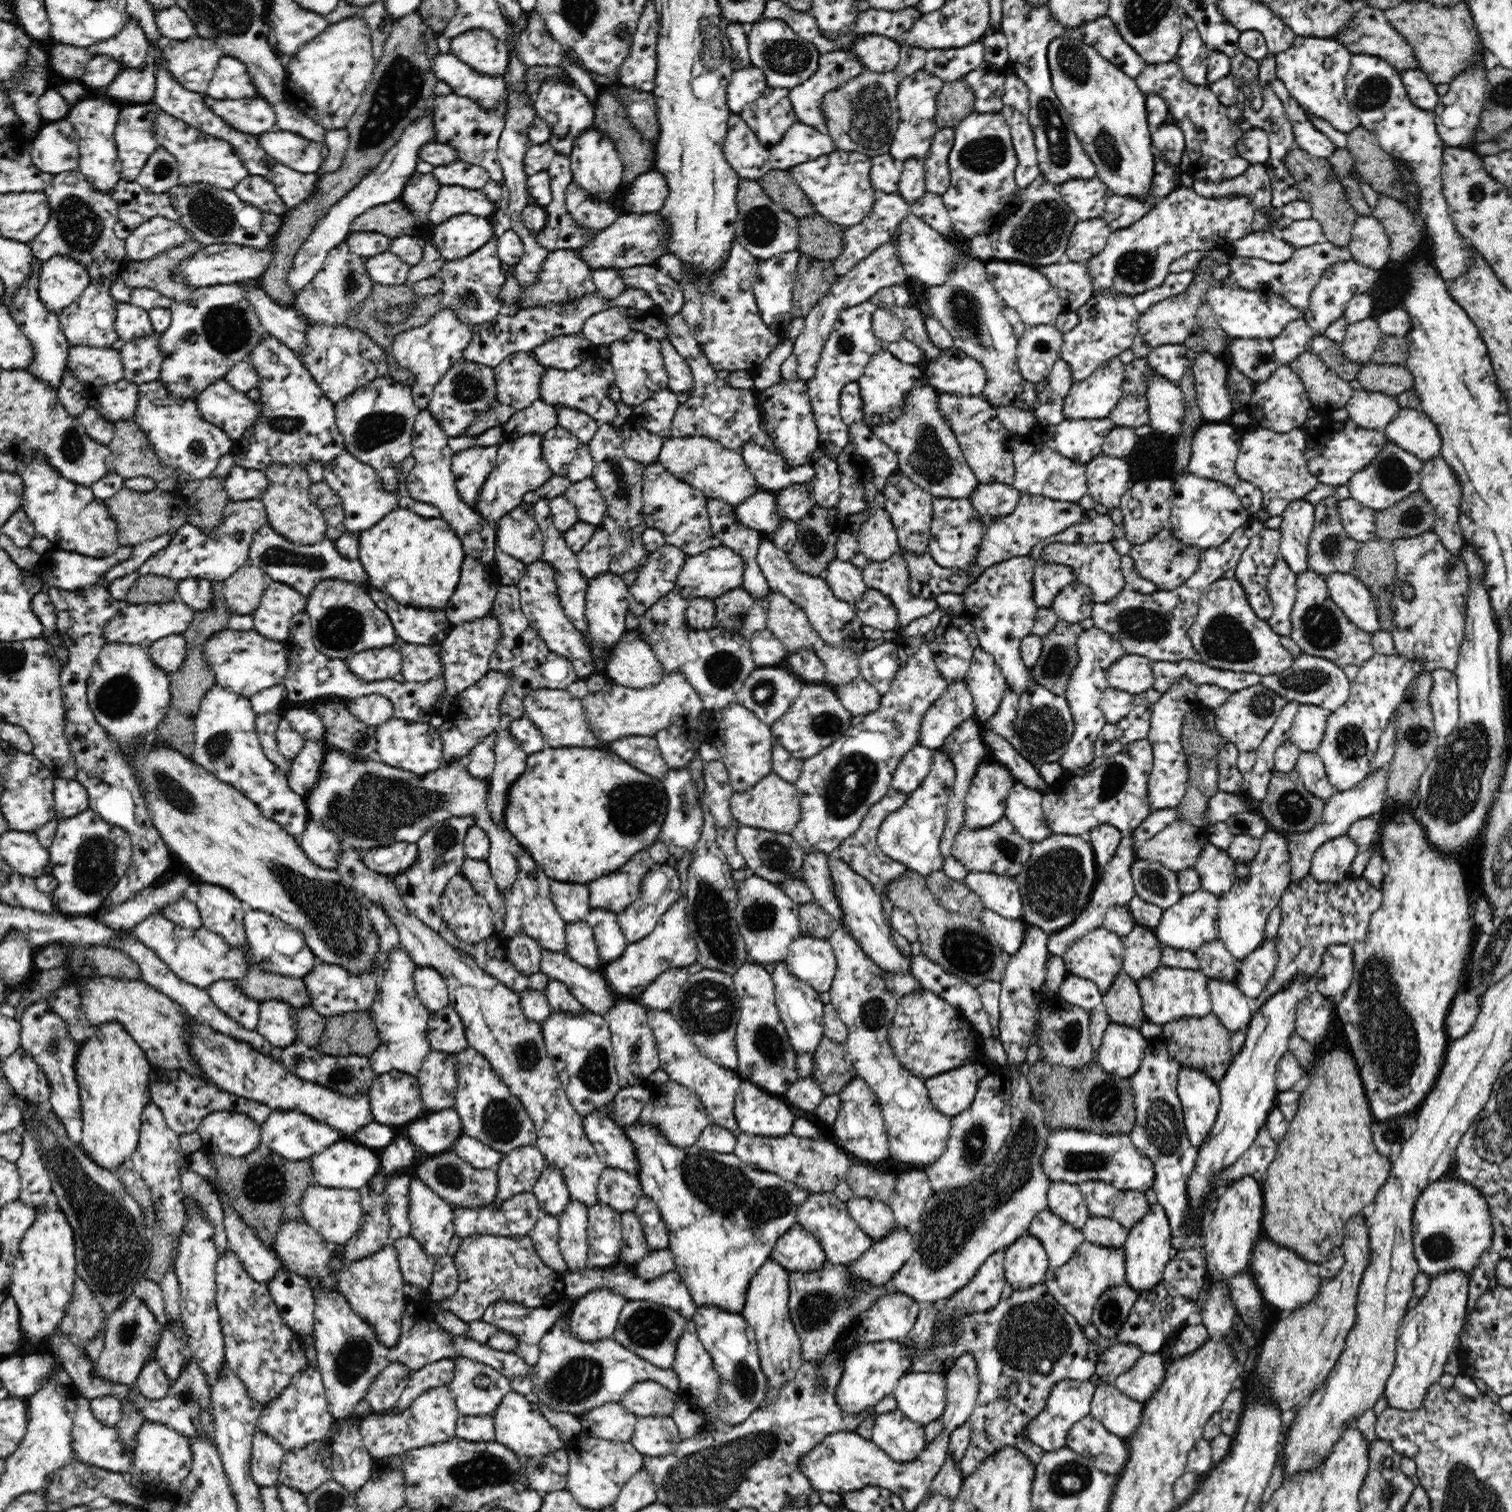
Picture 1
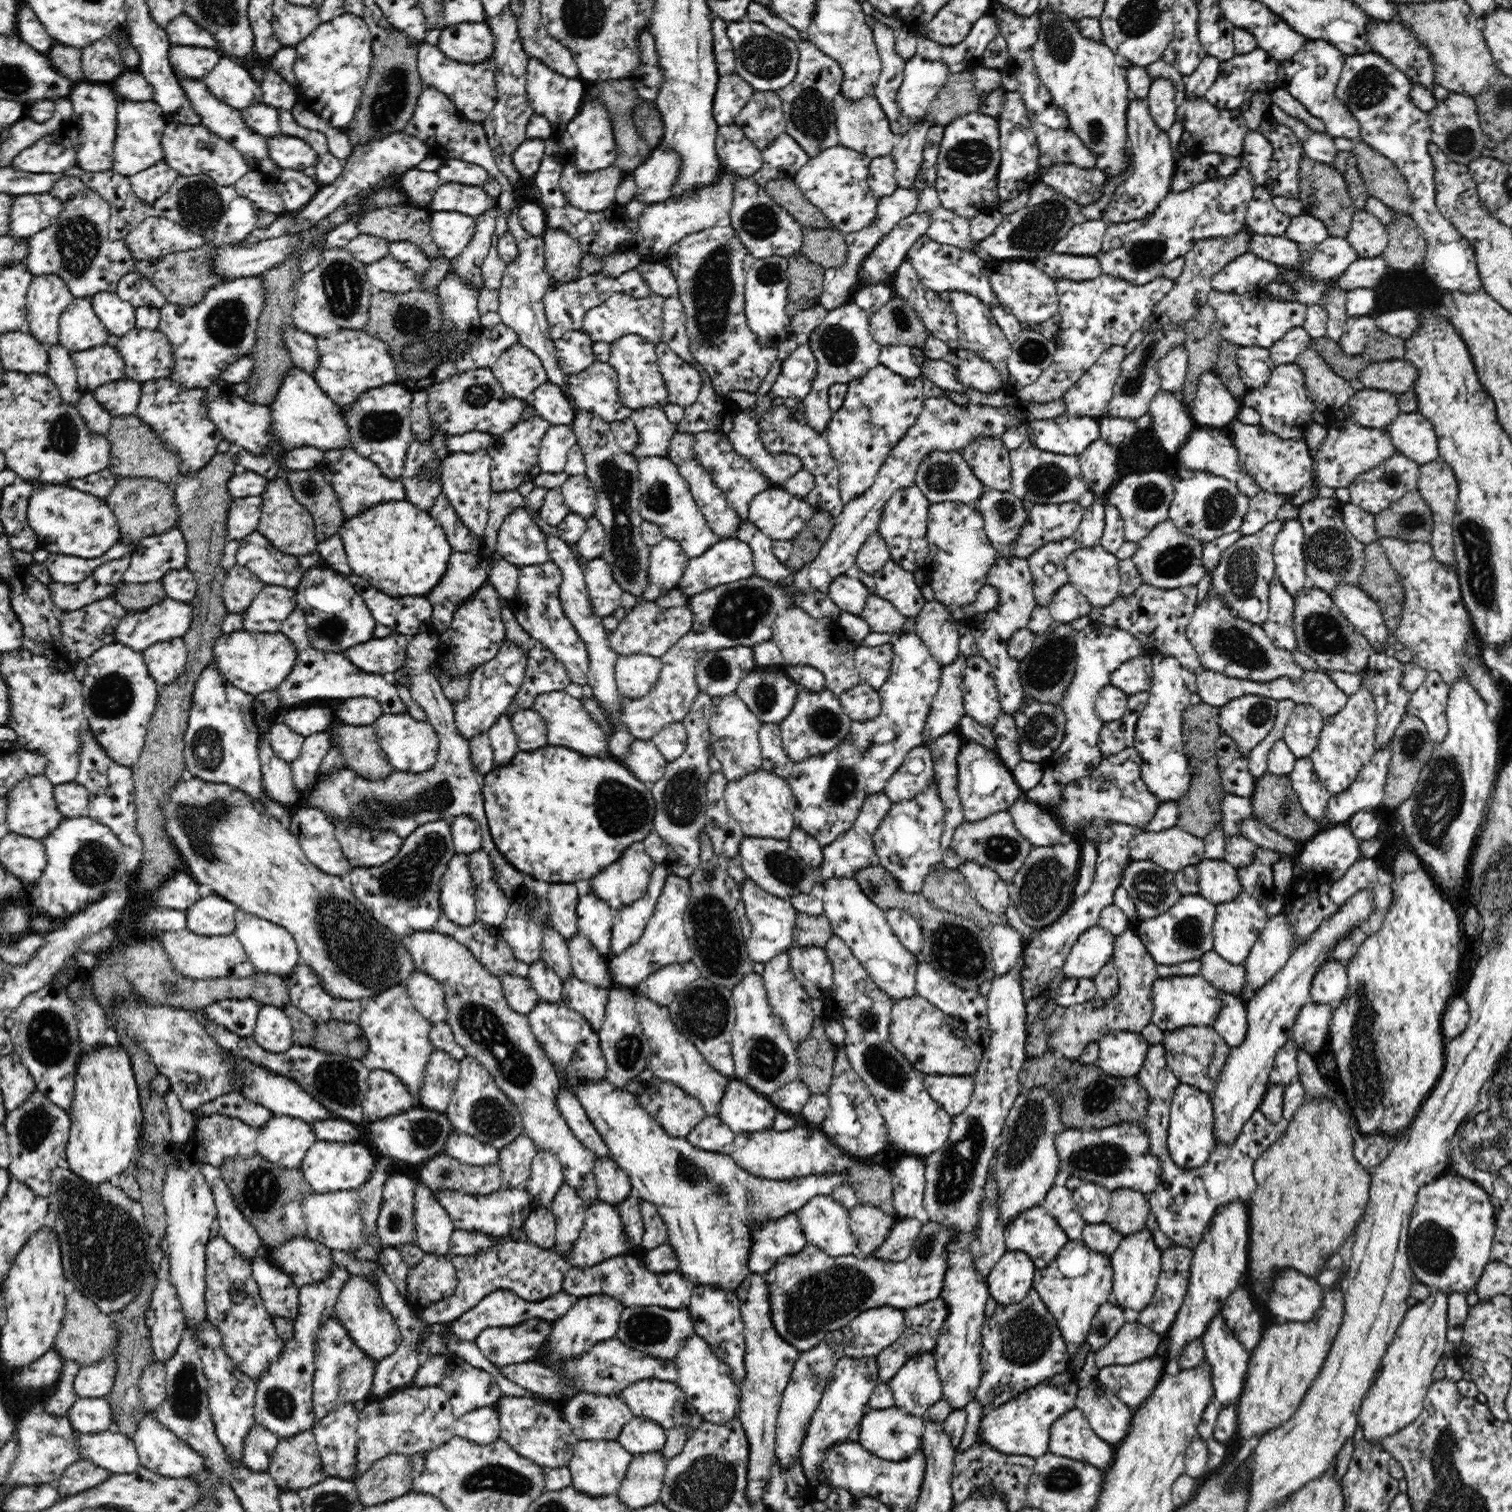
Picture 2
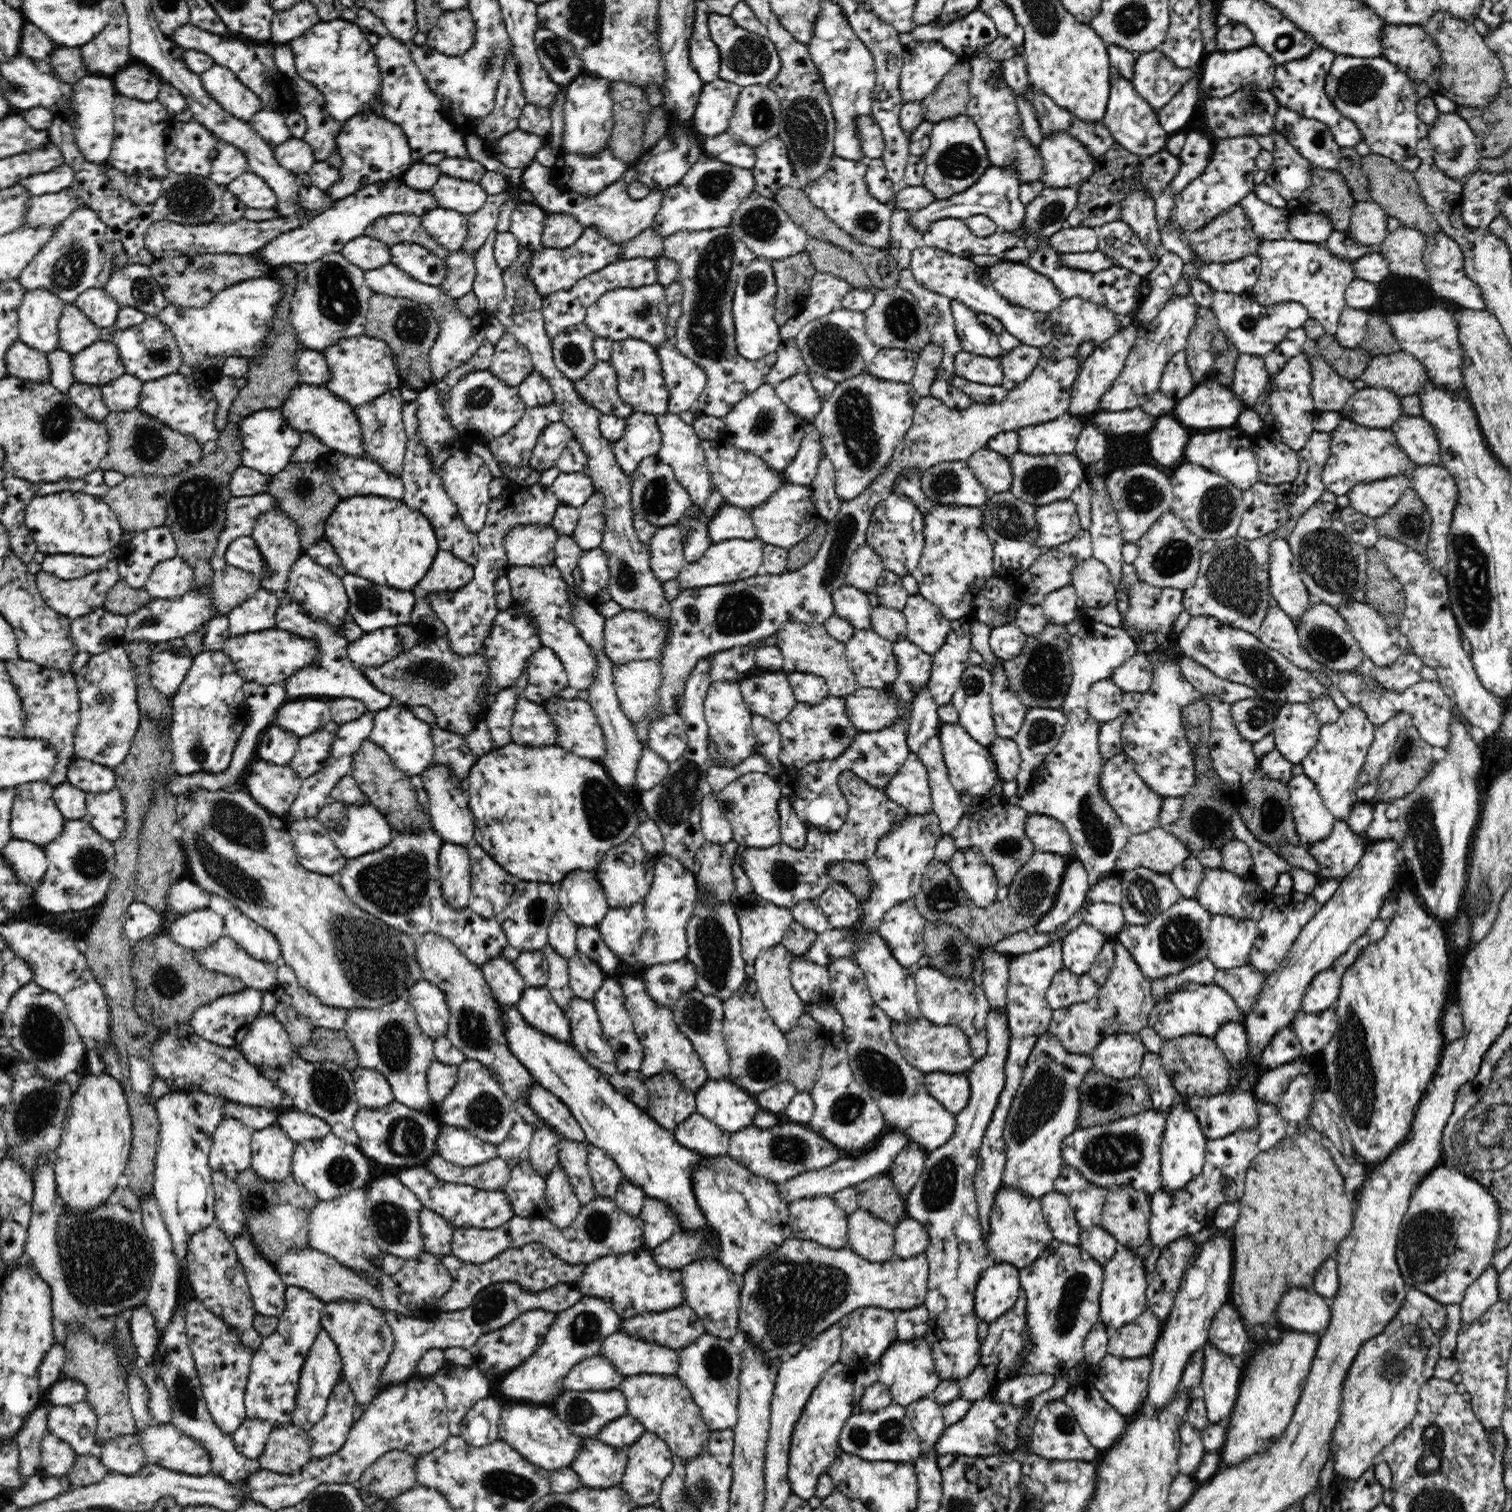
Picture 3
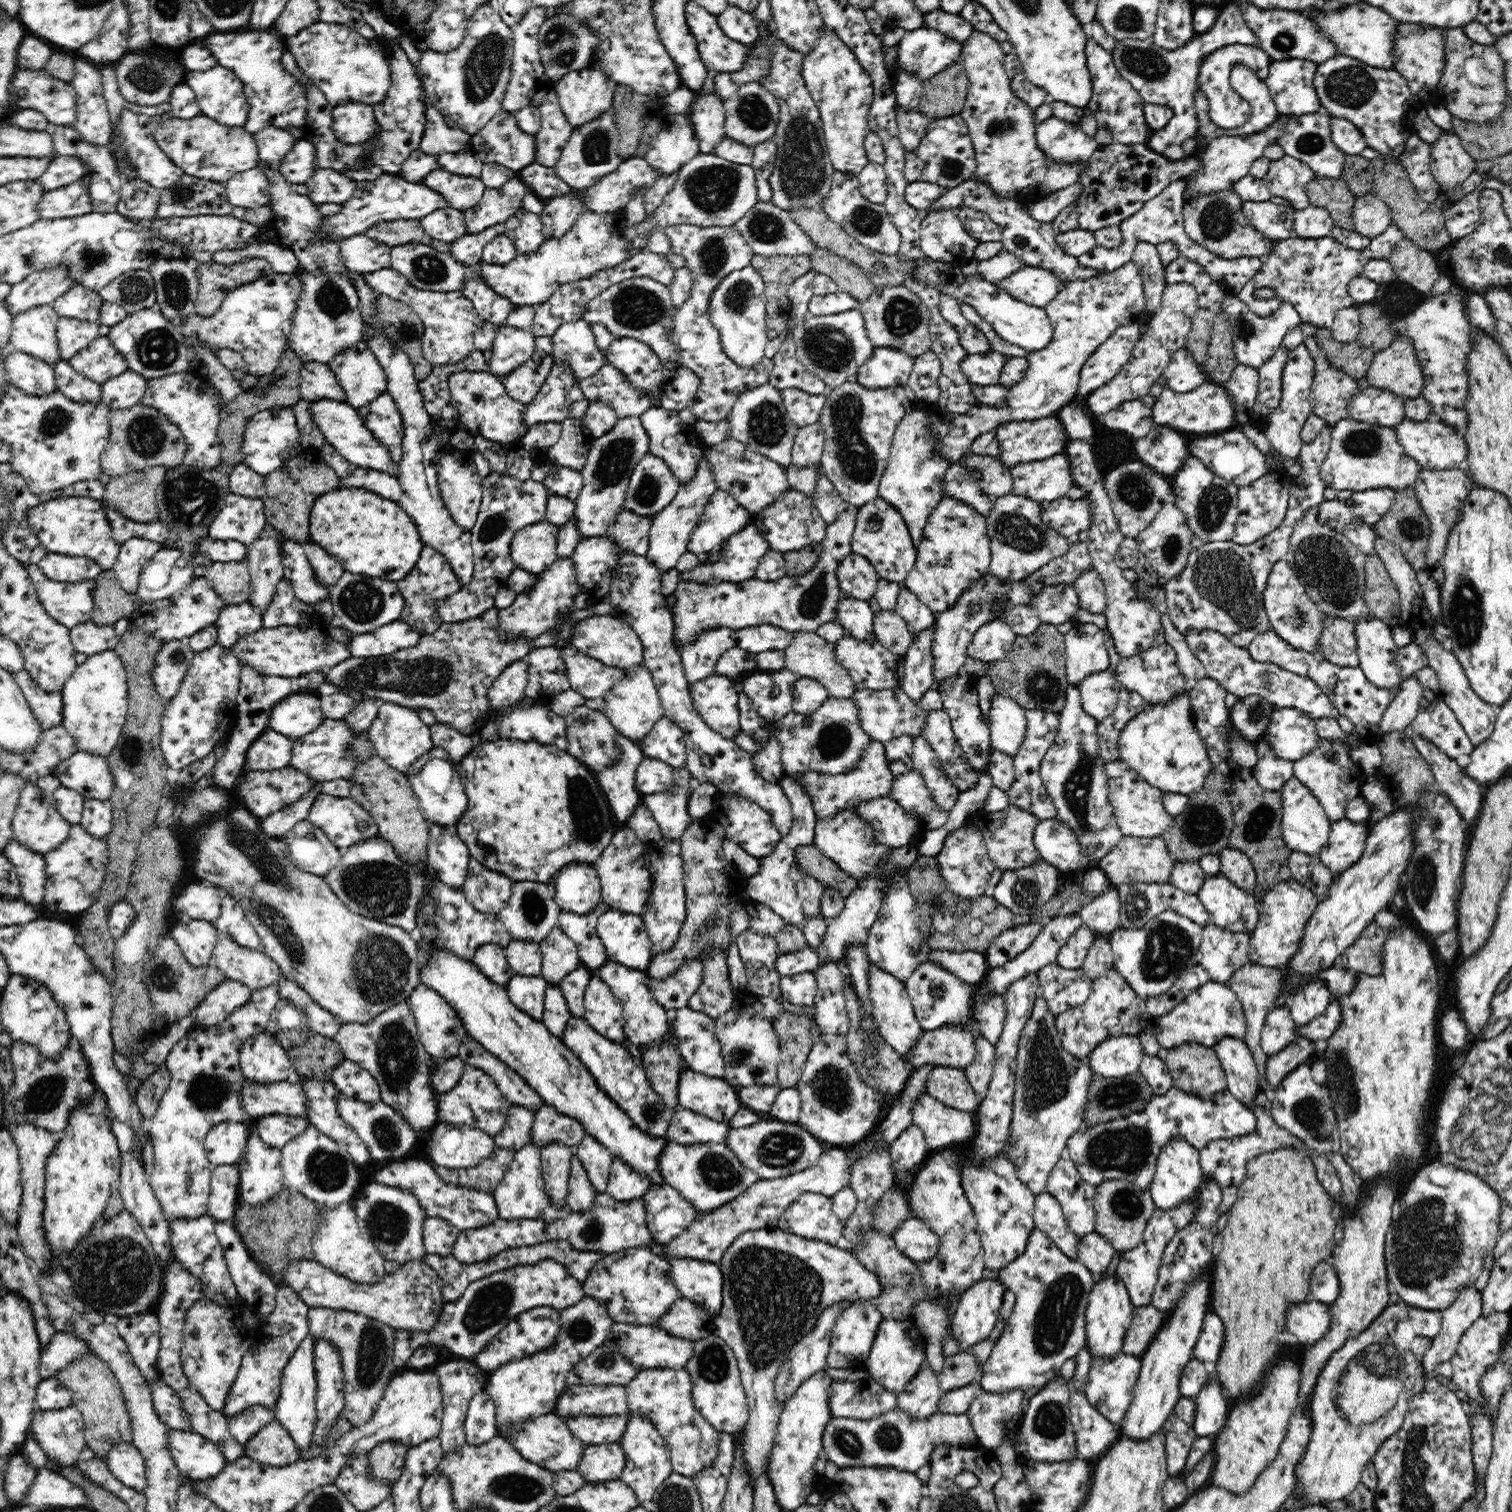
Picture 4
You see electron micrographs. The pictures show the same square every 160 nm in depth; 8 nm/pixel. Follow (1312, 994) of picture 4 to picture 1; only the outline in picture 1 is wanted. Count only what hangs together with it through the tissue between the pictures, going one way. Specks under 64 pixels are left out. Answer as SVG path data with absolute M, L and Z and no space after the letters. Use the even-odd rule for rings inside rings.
M1335 944L1323 954L1323 961L1315 975L1316 991L1338 1005L1351 985L1354 973L1352 947Z

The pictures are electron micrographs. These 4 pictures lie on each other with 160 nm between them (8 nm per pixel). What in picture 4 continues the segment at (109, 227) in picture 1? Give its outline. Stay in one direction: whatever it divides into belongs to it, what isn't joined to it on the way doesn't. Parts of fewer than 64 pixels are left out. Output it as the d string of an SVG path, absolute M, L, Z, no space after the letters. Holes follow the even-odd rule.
M63 268L34 272L26 280L12 285L10 294L2 304L5 304L9 314L16 318L26 310L51 305L55 298L72 288L73 282L67 278L67 272Z

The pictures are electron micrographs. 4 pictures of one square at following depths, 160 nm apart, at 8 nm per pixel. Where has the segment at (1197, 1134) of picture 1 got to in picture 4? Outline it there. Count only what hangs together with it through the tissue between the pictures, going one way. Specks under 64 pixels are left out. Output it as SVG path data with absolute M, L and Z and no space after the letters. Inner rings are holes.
M1172 1139L1162 1147L1158 1155L1156 1172L1148 1191L1156 1210L1168 1212L1168 1210L1174 1210L1180 1204L1192 1199L1202 1182L1203 1172L1199 1163L1199 1152L1194 1149L1194 1145L1186 1143L1184 1139Z

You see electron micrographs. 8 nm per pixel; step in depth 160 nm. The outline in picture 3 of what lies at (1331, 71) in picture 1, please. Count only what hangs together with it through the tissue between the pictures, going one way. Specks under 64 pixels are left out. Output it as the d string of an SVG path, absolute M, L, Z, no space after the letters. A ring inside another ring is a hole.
M1318 45L1314 53L1308 54L1304 58L1276 65L1274 80L1272 80L1269 90L1276 97L1280 107L1294 110L1303 117L1323 122L1330 129L1340 148L1355 148L1356 144L1363 141L1360 129L1353 120L1346 118L1334 108L1334 103L1330 101L1324 91L1324 80L1330 72L1332 62L1334 62L1334 53Z

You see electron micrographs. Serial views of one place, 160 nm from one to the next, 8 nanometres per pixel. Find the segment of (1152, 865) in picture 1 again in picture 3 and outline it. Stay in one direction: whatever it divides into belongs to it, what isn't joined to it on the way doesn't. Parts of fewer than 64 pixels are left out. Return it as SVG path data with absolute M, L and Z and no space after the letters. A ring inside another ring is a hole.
M1146 868L1124 872L1119 878L1122 887L1119 905L1126 923L1134 926L1148 924L1182 897L1169 875Z

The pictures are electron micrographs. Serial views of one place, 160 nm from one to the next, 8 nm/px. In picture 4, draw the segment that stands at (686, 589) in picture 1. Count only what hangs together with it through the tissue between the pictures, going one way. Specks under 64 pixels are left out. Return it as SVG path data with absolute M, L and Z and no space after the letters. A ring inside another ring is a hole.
M751 522L736 534L727 538L722 560L711 565L698 565L690 572L681 574L681 580L706 582L725 580L740 582L754 577L760 559L772 549L762 532Z

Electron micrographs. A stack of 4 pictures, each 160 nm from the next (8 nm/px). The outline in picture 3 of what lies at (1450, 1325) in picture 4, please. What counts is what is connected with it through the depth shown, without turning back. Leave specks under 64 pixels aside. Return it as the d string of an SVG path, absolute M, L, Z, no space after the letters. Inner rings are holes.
M1490 1266L1464 1290L1460 1302L1460 1332L1466 1325L1476 1322L1493 1304L1498 1302L1499 1272Z

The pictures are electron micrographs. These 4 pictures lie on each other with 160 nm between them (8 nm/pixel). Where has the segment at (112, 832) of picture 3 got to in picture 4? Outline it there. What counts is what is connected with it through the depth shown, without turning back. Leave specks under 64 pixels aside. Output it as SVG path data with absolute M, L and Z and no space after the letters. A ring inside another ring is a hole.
M85 800L80 825L90 835L106 840L107 834L111 831L113 810L109 800L102 802L98 800Z

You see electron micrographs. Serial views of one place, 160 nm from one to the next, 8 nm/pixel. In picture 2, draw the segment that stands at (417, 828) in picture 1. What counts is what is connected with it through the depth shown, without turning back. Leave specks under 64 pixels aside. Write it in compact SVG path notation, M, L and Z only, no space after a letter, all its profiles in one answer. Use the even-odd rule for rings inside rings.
M431 629L414 634L409 639L405 662L405 669L411 682L409 686L411 697L425 710L426 722L431 724L439 739L439 752L434 768L418 774L395 771L380 782L369 782L349 769L338 770L326 782L316 786L316 790L310 790L310 807L327 806L329 816L346 818L346 822L353 824L361 822L378 830L391 828L400 838L408 836L412 830L426 822L450 821L460 814L471 816L482 827L482 846L496 867L498 884L509 898L515 900L522 889L525 874L515 870L502 857L490 837L481 794L484 785L482 775L472 767L469 742L457 730L454 705L446 698L438 679L428 669L428 666L438 658L438 645L439 634L435 634Z

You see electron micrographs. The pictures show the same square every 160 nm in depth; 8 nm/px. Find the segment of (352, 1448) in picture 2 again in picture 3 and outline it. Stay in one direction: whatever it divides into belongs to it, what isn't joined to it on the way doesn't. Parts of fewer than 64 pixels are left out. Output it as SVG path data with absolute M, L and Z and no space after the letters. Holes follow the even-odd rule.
M338 1378L332 1388L332 1394L326 1400L324 1416L307 1432L314 1457L330 1456L346 1442L348 1432L354 1424L354 1405L354 1395L348 1383L343 1378Z

